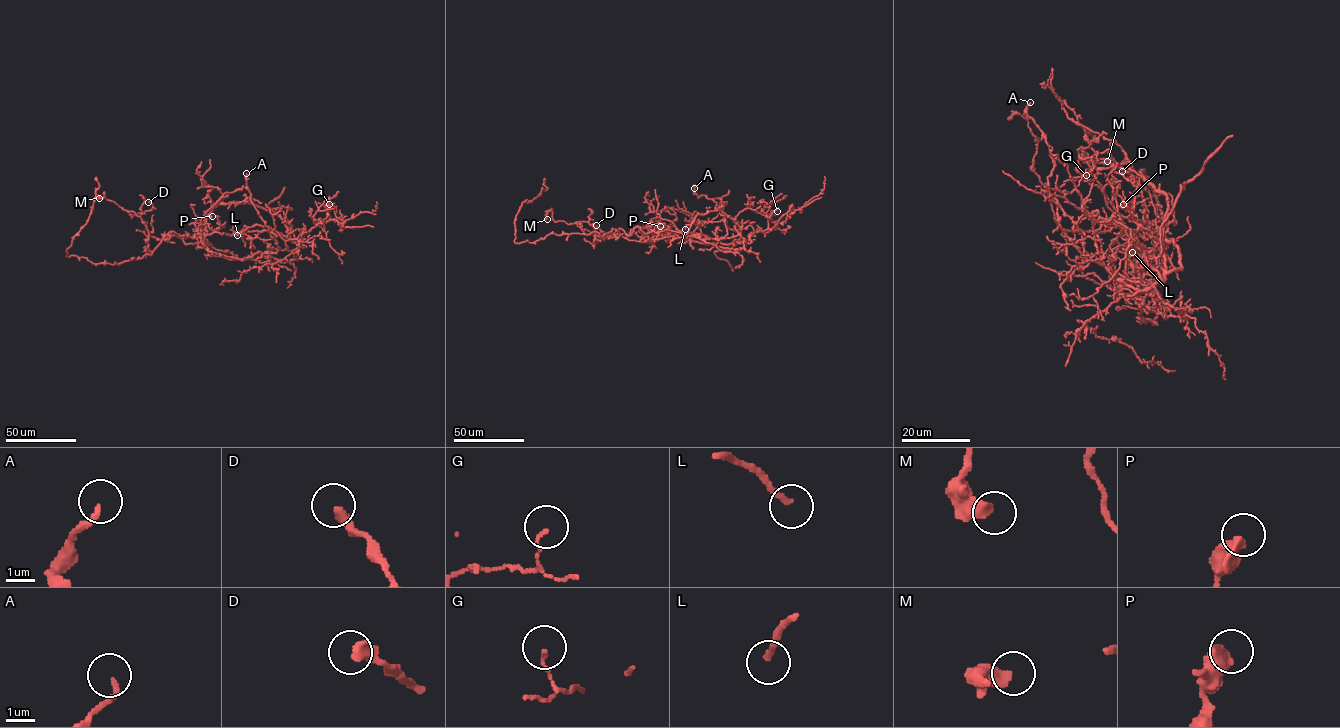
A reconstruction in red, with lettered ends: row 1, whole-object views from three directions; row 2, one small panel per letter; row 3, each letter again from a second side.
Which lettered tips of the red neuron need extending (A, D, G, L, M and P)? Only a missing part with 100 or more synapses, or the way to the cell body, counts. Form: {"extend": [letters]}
{"extend": []}

